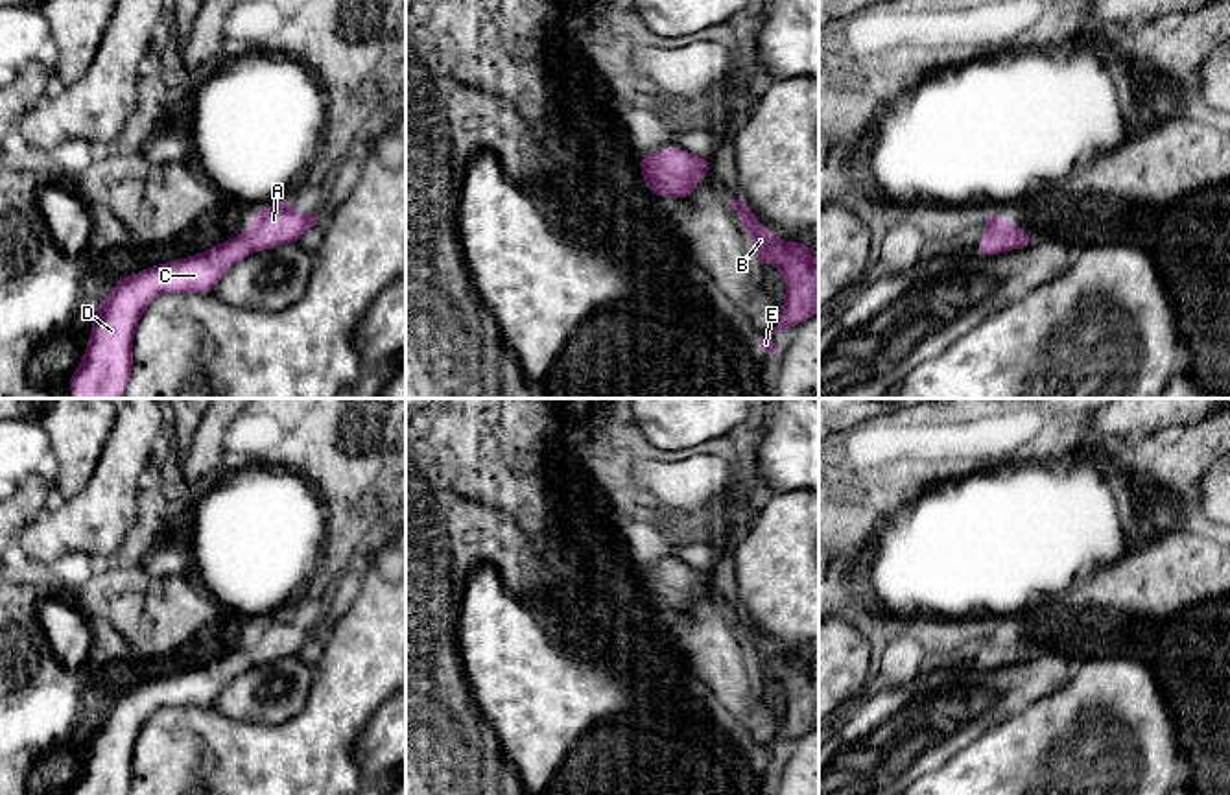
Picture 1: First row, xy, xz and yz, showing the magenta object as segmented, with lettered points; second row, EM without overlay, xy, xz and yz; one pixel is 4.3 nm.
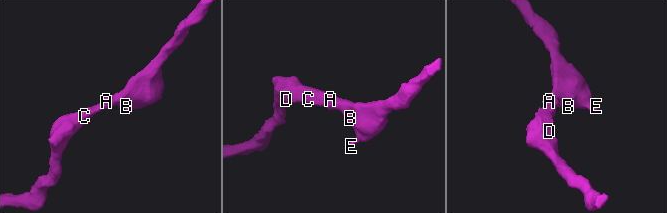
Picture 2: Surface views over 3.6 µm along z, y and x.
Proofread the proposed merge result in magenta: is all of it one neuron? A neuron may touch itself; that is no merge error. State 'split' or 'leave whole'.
leave whole

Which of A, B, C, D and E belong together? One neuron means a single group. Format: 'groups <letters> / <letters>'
groups A B C D E

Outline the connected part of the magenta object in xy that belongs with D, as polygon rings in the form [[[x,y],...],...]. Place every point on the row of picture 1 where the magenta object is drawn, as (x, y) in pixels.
[[[278,201],[253,216],[249,229],[236,238],[212,245],[190,258],[157,264],[149,269],[120,277],[112,291],[94,306],[89,345],[72,373],[68,386],[72,398],[122,398],[133,369],[135,330],[148,304],[162,293],[208,293],[221,277],[254,251],[267,251],[284,243],[297,243],[306,229],[317,225],[319,214],[301,214],[288,201]]]

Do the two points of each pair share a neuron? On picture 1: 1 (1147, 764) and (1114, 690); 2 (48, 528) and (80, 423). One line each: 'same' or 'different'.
1: same
2: different

